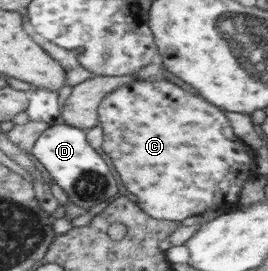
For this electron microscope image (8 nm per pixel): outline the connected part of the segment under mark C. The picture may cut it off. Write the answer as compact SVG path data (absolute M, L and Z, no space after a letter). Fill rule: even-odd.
M137 78L105 96L97 112L100 114L97 126L102 128L103 133L102 153L110 157L110 165L121 177L126 191L136 197L137 205L154 219L180 222L210 209L212 205L236 203L238 191L252 175L250 149L234 137L226 117L213 103L206 103L204 99L166 83L166 80ZM230 167L238 169L238 173L228 173Z

